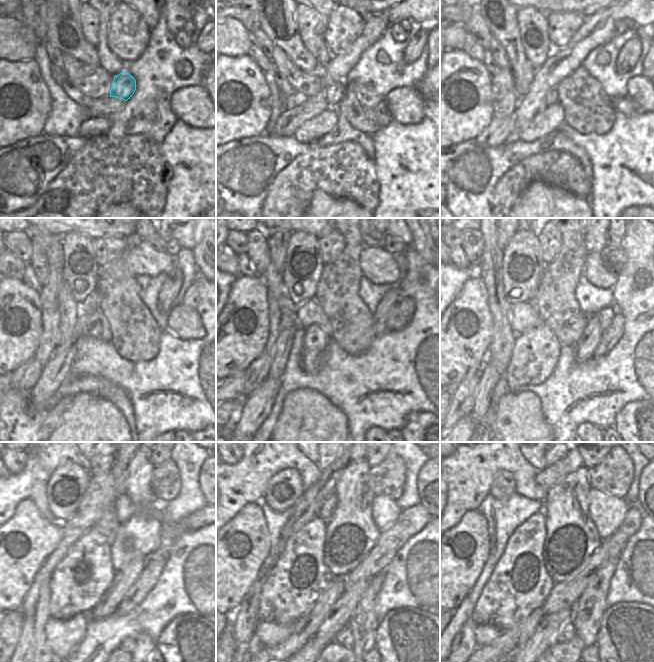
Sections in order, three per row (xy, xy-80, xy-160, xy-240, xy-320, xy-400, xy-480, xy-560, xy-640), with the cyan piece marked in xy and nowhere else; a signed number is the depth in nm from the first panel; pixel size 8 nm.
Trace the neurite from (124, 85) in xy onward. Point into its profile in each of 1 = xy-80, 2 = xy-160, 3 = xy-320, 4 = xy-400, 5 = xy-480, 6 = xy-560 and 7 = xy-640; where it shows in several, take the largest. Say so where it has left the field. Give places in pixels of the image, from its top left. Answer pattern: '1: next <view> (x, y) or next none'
1: next xy-80 (333, 94)
2: next xy-160 (552, 97)
3: next xy-320 (316, 340)
4: next xy-400 (536, 351)
5: next xy-480 (78, 582)
6: next xy-560 (299, 577)
7: next xy-640 (519, 584)

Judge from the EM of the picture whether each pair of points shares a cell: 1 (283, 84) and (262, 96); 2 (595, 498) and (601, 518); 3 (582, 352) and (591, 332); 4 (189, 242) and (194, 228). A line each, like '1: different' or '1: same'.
1: different
2: same
3: same
4: same

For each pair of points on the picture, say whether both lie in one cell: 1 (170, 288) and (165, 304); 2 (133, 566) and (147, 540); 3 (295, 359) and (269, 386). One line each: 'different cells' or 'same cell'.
1: same cell
2: different cells
3: different cells

